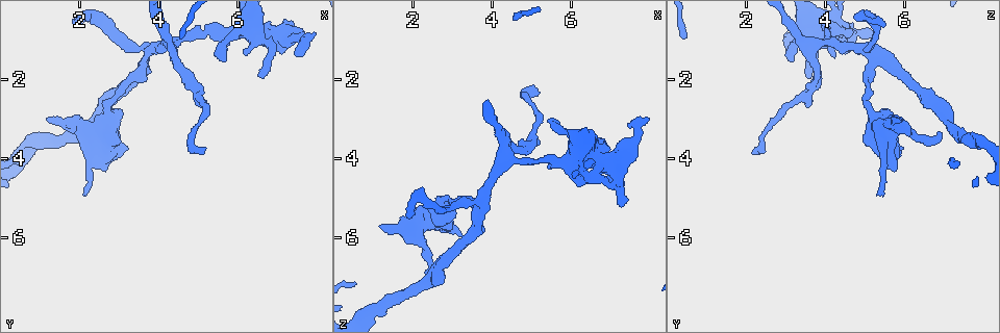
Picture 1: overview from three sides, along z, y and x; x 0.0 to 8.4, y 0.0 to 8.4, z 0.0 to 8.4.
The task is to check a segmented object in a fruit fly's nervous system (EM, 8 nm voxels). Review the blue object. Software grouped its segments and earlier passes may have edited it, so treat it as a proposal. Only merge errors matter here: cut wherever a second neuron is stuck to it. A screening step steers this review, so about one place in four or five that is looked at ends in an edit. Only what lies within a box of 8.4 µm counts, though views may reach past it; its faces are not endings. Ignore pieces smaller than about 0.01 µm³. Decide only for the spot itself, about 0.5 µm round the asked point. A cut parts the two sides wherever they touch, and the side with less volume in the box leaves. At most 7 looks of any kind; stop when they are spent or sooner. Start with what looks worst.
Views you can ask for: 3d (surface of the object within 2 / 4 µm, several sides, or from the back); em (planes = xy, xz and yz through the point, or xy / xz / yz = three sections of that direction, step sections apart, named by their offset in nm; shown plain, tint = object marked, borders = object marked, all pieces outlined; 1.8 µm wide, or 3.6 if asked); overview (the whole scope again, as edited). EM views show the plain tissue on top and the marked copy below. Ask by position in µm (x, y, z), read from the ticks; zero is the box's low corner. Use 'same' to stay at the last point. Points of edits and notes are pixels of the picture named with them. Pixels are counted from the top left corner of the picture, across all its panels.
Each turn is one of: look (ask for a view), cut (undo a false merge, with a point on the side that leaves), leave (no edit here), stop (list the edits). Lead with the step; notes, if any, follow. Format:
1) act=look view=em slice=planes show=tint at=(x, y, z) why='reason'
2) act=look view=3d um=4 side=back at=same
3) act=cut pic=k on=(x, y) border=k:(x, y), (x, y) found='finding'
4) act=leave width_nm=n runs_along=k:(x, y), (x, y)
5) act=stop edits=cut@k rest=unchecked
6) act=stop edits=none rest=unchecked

act=look view=em slice=planes show=borders at=(3.70, 1.35, 5.20) why='looks like a crossing'

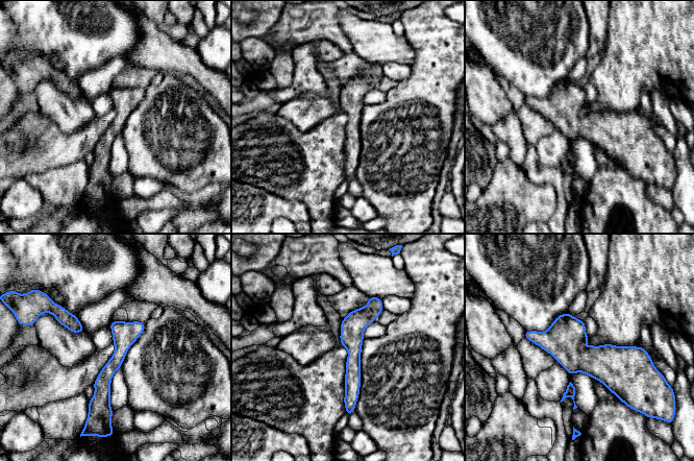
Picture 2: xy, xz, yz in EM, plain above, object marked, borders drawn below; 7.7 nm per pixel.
act=leave runs_along=2:(526, 335), (575, 358), (644, 356) found='all the same neuron'

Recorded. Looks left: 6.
act=look view=3d um=2 at=(6.95, 0.80, 4.10) why='abrupt turn'

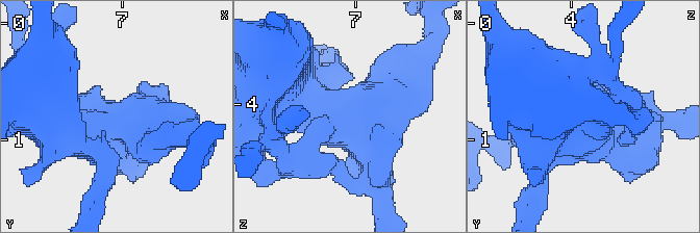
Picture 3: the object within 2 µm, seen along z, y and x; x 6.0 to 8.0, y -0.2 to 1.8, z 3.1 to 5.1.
act=look view=em slice=planes show=tint at=(7.00, 0.86, 4.10) why='now the EM'

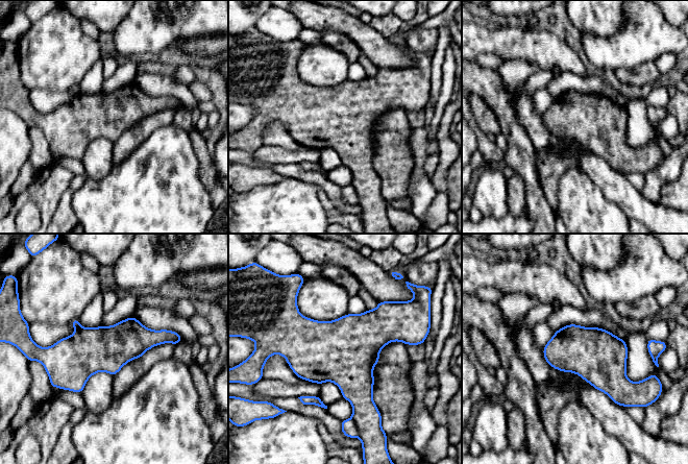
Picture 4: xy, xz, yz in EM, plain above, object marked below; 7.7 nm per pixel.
act=cut pic=4 on=(348, 428) found='two neurons meet here'

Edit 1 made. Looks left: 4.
act=stop edits=cut@4 rest=unchecked

